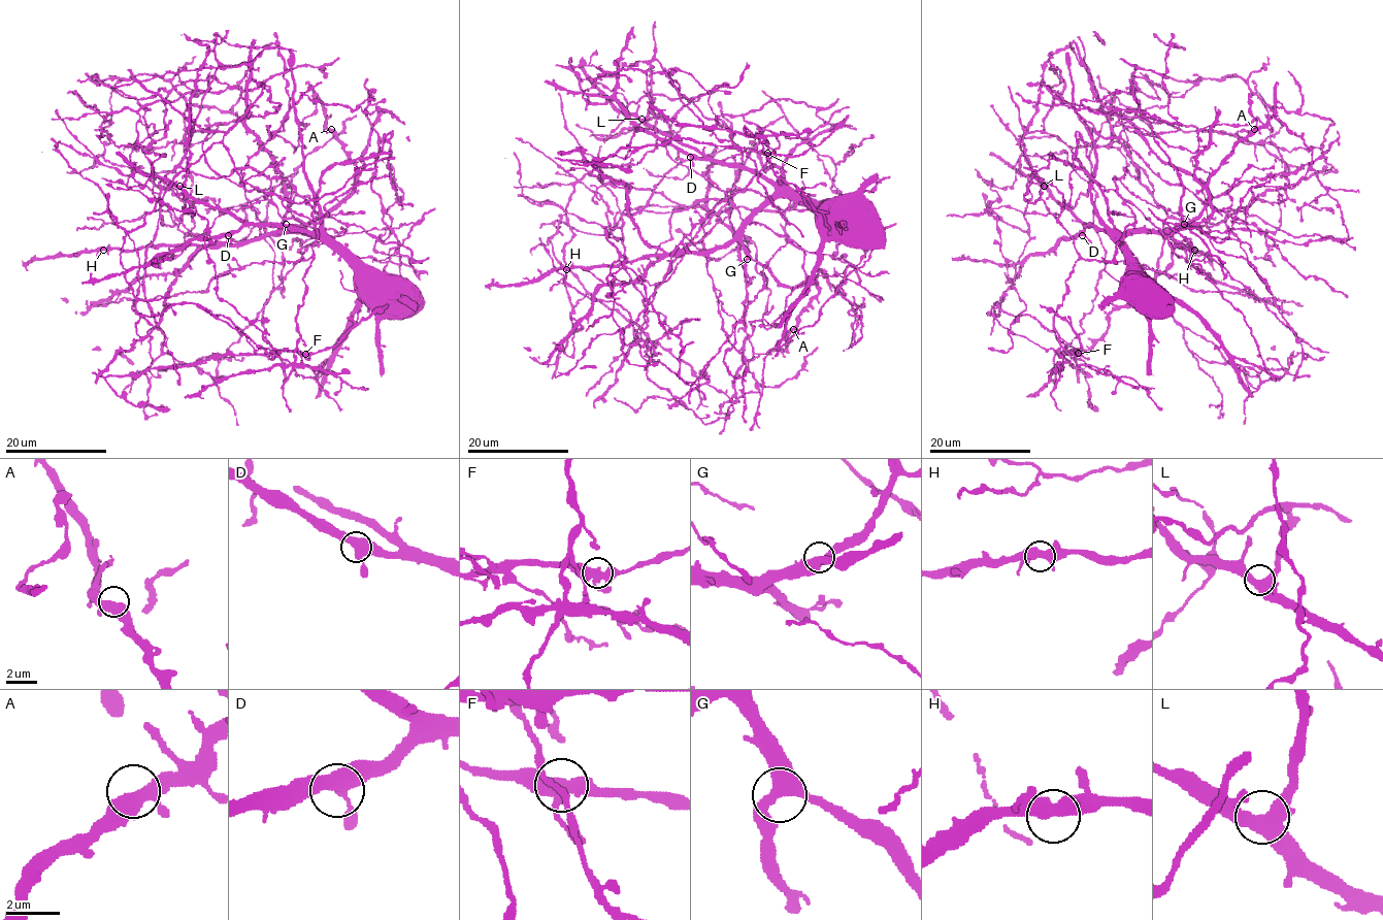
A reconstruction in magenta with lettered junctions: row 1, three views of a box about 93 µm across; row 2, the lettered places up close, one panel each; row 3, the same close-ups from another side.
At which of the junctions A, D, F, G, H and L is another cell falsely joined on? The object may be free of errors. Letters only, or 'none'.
F

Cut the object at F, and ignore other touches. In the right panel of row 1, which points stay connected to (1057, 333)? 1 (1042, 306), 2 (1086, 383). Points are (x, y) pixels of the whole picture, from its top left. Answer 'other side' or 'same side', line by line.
1: other side
2: other side

